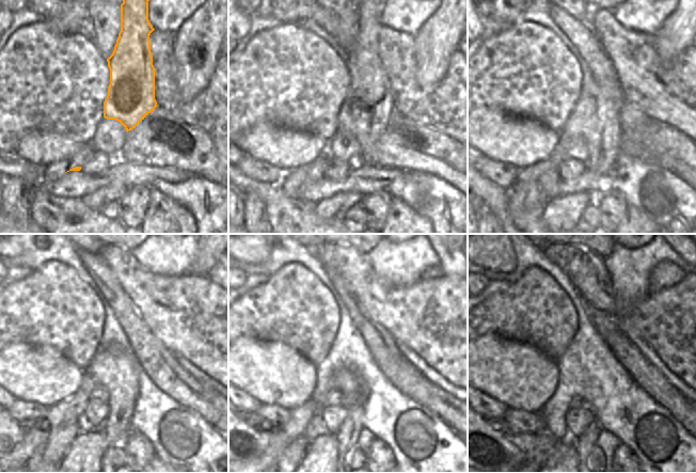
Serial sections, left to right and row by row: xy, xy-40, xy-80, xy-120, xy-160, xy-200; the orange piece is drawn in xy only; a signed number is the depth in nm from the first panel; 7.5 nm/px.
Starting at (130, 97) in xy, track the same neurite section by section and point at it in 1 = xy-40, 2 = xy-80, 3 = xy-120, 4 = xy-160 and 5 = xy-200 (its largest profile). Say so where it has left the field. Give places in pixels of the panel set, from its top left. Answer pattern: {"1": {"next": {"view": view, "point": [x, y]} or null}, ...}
{"1": {"next": {"view": "xy-40", "point": [365, 110]}}, "2": {"next": {"view": "xy-80", "point": [595, 119]}}, "3": {"next": {"view": "xy-120", "point": [116, 372]}}, "4": {"next": {"view": "xy-160", "point": [350, 384]}}, "5": {"next": {"view": "xy-200", "point": [584, 445]}}}

